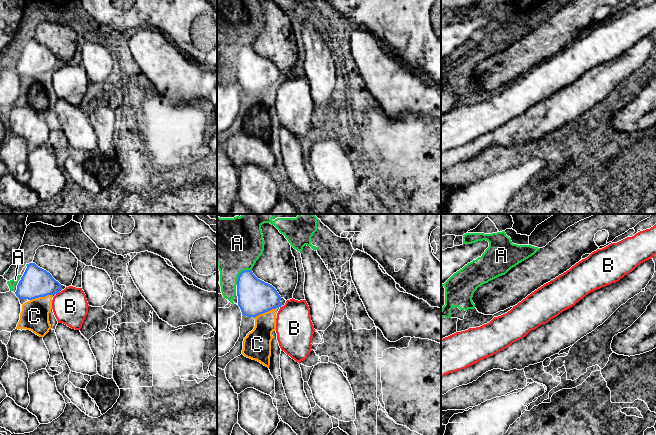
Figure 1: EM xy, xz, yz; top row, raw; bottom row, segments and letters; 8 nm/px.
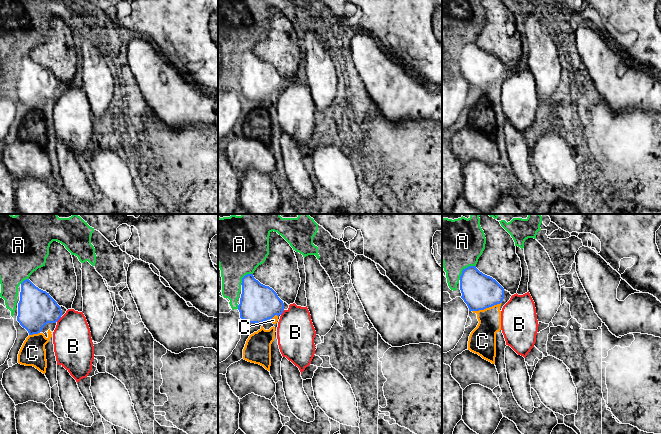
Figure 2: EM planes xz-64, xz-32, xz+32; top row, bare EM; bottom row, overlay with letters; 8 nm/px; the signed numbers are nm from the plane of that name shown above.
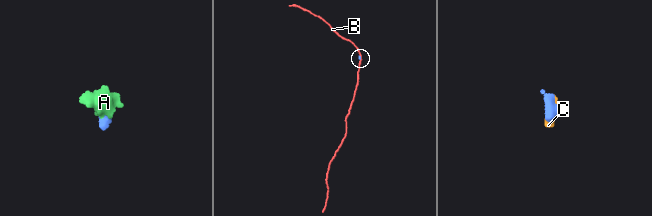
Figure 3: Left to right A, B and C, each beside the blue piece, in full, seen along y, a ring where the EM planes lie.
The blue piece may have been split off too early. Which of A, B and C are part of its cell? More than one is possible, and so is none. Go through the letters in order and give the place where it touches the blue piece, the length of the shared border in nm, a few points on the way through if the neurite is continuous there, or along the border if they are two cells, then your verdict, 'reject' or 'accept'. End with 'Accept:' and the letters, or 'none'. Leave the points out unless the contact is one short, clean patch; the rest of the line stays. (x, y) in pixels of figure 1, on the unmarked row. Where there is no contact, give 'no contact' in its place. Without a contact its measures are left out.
A: meets blue in xz at (240, 49); contact 180 nm long; reject
B: meets blue in xy at (57, 68); contact 40 nm long; border along xy (59, 67), (56, 70); reject
C: meets blue in xy at (41, 72); contact 190 nm long; reject
Accept: none

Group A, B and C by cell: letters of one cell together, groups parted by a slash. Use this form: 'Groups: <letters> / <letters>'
Groups: A / B / C

